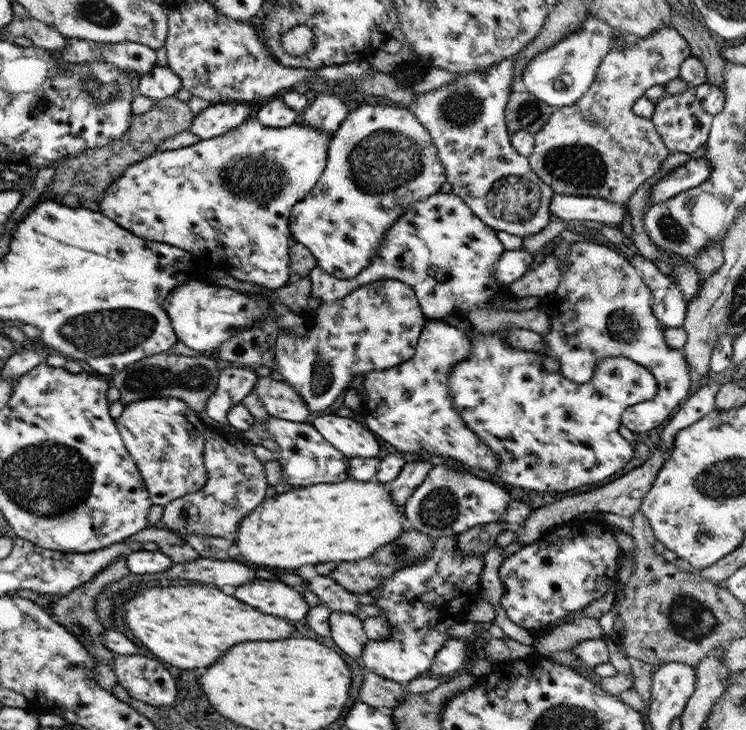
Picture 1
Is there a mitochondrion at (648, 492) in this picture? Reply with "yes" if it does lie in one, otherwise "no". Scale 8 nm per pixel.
no

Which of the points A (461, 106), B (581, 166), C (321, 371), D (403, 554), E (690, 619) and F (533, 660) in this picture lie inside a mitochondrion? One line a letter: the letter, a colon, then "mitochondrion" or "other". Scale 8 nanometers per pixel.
A: mitochondrion
B: mitochondrion
C: mitochondrion
D: mitochondrion
E: mitochondrion
F: other

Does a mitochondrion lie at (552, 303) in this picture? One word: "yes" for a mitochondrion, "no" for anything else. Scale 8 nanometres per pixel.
no

